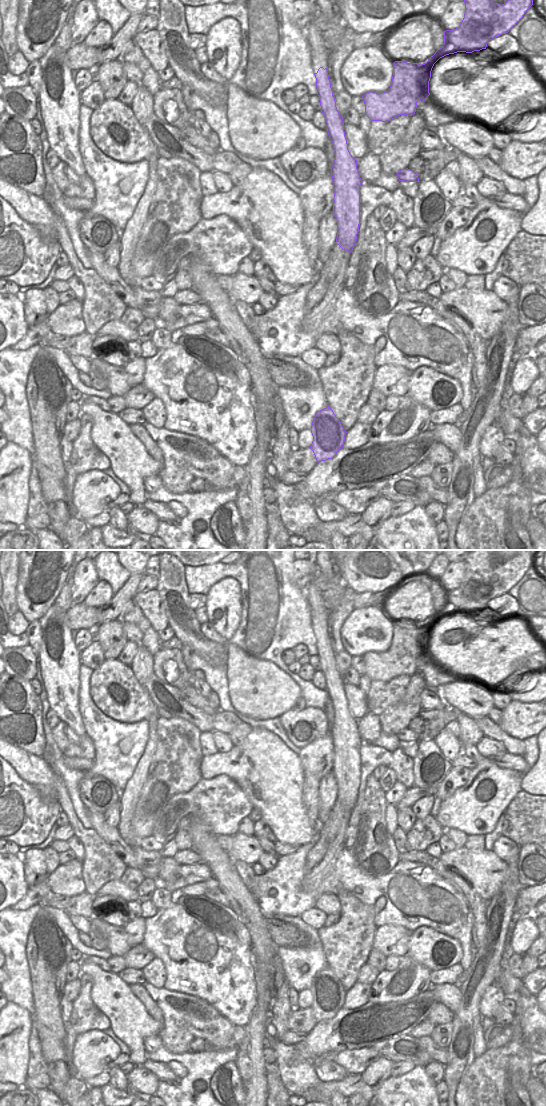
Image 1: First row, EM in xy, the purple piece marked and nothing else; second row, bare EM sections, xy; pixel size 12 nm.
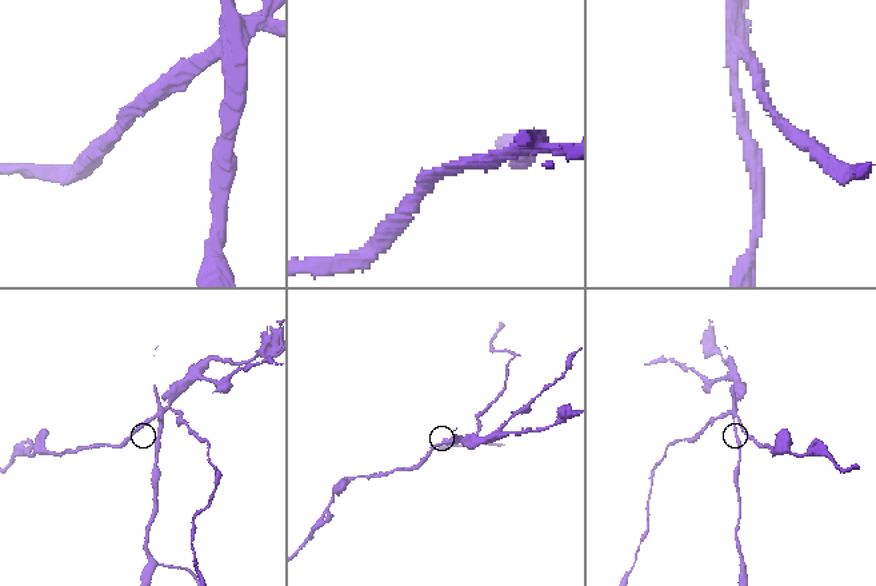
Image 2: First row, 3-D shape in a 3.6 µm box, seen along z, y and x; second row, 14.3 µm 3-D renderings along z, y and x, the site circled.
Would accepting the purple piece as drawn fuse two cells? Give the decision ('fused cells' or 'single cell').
fused cells

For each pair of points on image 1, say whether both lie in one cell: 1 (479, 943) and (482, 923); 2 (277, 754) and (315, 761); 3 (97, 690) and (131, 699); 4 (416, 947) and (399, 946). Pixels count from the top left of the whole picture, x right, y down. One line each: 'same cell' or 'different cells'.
1: same cell
2: different cells
3: same cell
4: different cells

